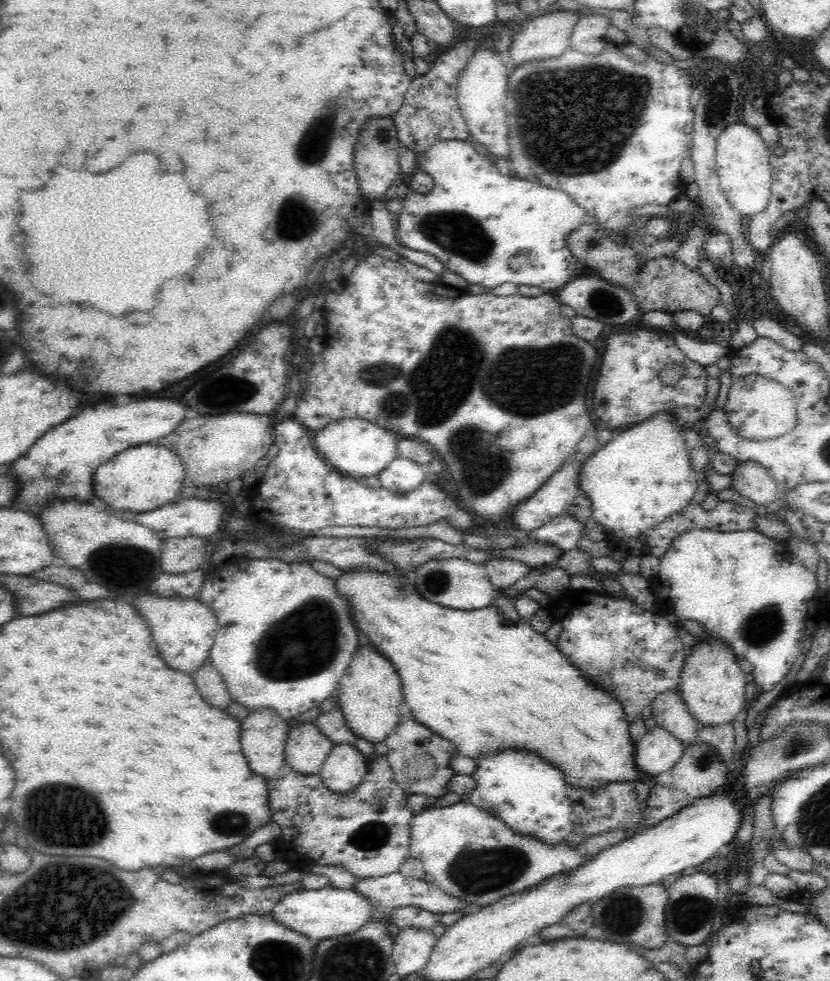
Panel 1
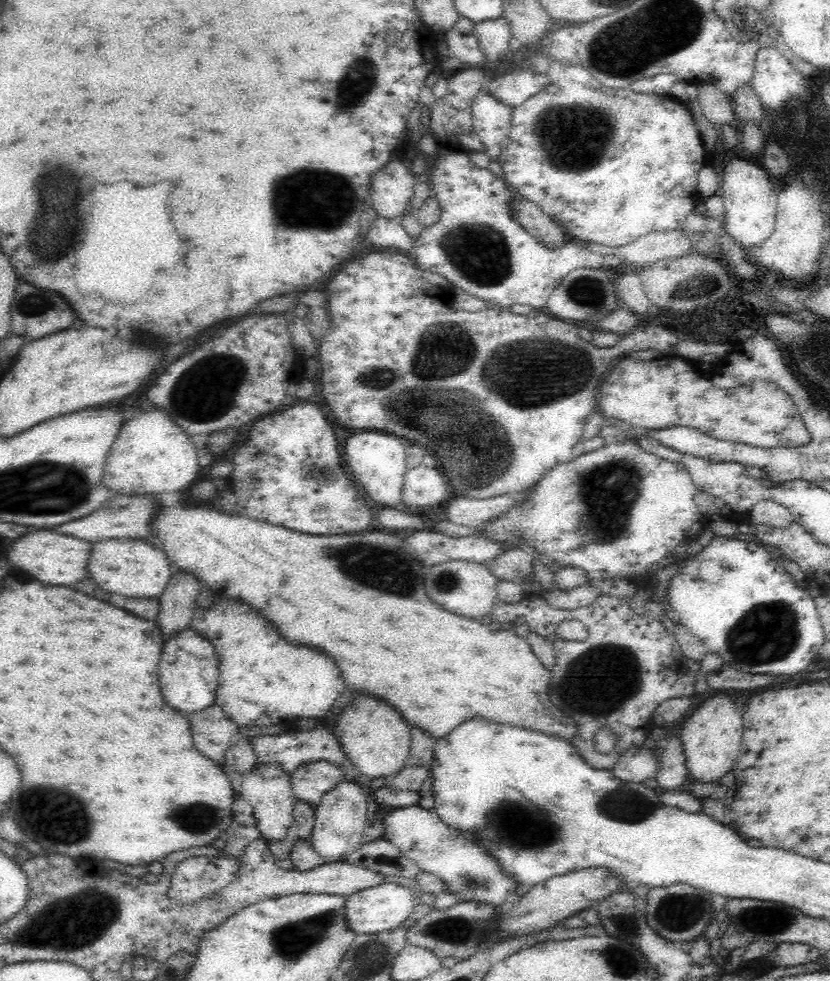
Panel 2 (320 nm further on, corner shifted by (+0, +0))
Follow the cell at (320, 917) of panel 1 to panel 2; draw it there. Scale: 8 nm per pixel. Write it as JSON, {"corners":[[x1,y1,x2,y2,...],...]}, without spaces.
{"corners":[[387,879,378,886,365,888,351,894,345,904,347,926,357,934,378,934,401,927,404,920,414,912,414,884,397,879]]}

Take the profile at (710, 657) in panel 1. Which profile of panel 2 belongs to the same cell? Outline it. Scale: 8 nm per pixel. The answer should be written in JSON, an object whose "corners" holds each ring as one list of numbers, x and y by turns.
{"corners":[[713,693,711,698,702,700,692,714,680,724,679,740,682,741,688,778,699,783,713,783,730,772,735,766,743,739,742,710,728,694]]}

